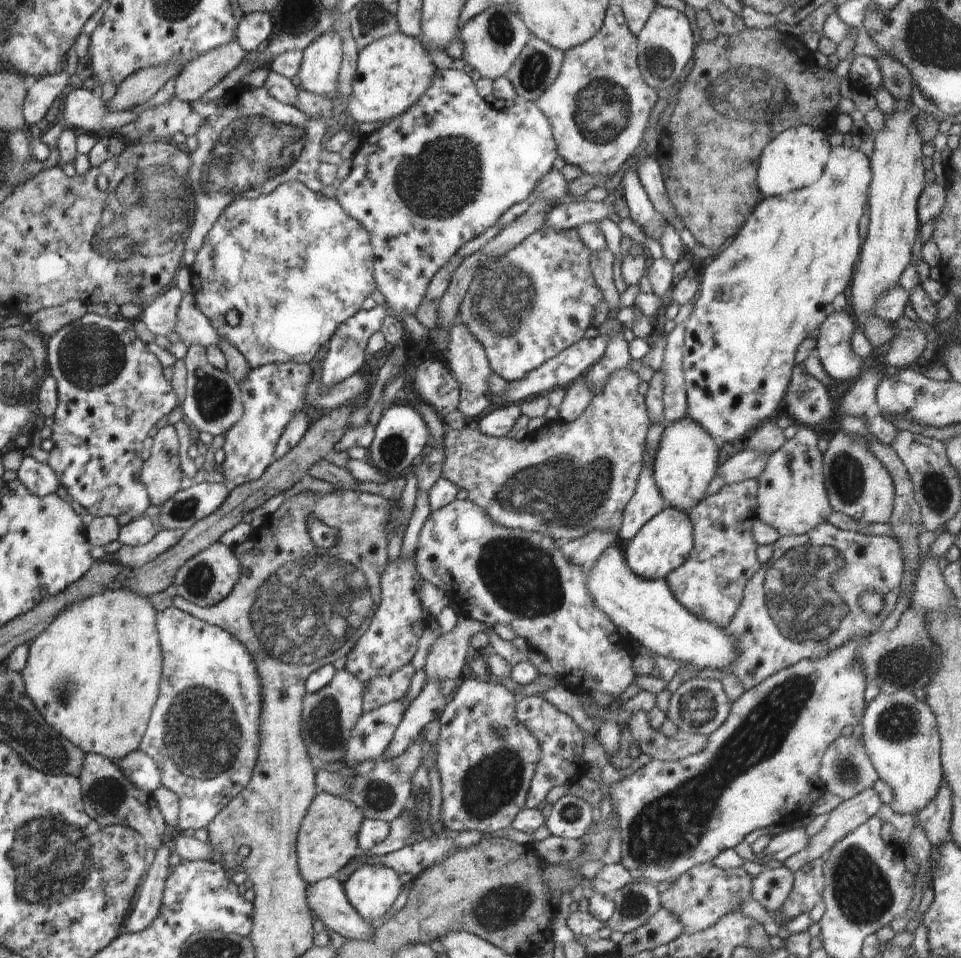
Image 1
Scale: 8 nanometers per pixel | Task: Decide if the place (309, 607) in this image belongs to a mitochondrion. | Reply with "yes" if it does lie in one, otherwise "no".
yes

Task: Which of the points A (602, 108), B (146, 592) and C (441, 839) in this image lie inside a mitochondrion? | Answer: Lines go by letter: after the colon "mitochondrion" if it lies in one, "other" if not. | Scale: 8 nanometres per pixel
A: mitochondrion
B: other
C: other

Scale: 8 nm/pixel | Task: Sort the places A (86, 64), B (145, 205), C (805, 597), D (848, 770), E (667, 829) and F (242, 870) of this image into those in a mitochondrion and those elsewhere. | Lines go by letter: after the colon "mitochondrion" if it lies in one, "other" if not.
A: other
B: mitochondrion
C: mitochondrion
D: mitochondrion
E: mitochondrion
F: other

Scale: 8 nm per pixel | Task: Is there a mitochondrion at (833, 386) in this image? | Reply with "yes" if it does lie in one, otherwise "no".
no

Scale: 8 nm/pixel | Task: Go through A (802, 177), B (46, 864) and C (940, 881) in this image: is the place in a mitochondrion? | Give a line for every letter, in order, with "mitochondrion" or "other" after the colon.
A: other
B: mitochondrion
C: other

